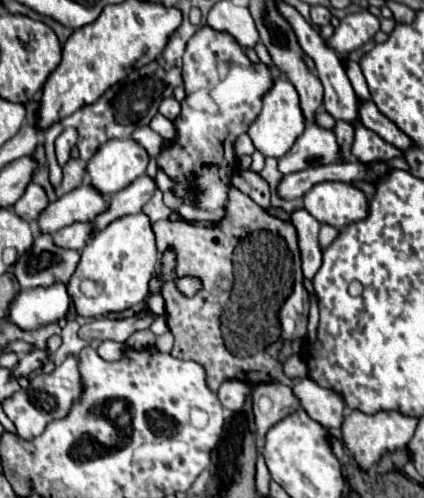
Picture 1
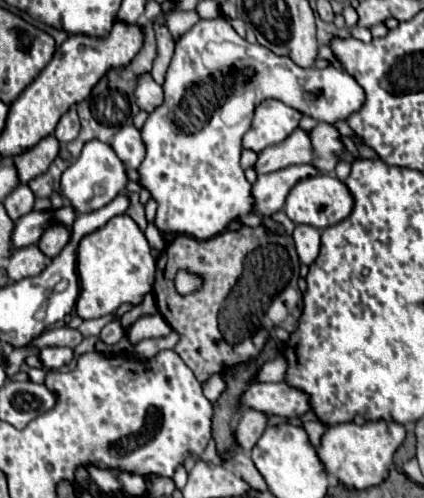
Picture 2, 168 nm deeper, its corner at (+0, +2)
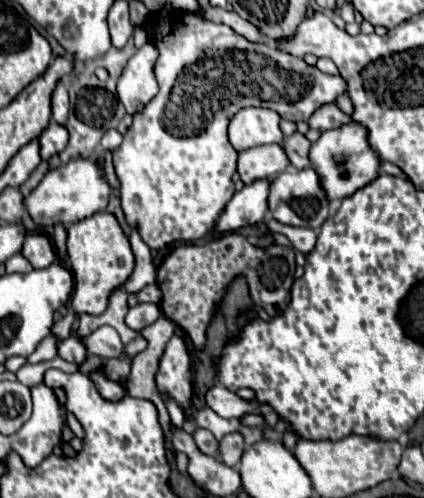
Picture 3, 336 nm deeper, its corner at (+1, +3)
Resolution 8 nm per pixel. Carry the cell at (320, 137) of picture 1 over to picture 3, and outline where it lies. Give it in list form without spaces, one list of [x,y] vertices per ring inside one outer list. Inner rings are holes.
[[[264,144],[238,154],[236,172],[244,184],[270,180],[288,168],[288,158],[280,144]]]

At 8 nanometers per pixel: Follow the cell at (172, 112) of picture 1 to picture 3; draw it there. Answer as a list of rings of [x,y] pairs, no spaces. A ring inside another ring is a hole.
[[[146,42],[124,66],[116,90],[128,114],[136,114],[156,96],[158,92],[158,84],[154,78],[156,58],[158,58],[156,48],[150,42]]]

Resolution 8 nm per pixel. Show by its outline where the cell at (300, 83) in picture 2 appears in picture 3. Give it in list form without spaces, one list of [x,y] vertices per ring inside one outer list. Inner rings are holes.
[[[158,12],[148,36],[158,48],[154,72],[160,90],[142,108],[142,112],[136,112],[132,116],[132,126],[118,150],[112,152],[112,162],[120,182],[120,206],[128,226],[136,228],[140,238],[150,248],[160,250],[178,240],[202,240],[206,234],[212,232],[214,222],[232,198],[232,176],[236,172],[238,152],[228,140],[228,124],[240,108],[260,106],[270,108],[278,112],[280,118],[292,122],[308,120],[322,104],[336,102],[336,98],[346,92],[346,82],[340,76],[330,76],[320,72],[316,66],[308,66],[302,58],[294,58],[267,43],[250,42],[232,30],[214,38],[212,32],[206,30],[206,20],[202,14],[168,16],[164,12]],[[234,36],[236,46],[214,48],[214,42]]]

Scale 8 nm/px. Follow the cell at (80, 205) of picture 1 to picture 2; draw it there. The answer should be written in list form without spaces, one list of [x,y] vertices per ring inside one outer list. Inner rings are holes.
[[[63,205],[59,209],[47,209],[47,211],[31,211],[15,223],[15,231],[11,237],[13,249],[35,245],[41,239],[41,233],[53,223],[63,223],[71,227],[75,219],[77,213],[73,213],[71,205]]]

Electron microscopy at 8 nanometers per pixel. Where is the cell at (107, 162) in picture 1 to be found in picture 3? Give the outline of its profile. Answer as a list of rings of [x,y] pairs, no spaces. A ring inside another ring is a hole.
[[[74,158],[66,166],[50,170],[40,184],[28,196],[24,196],[24,208],[36,226],[68,226],[96,212],[104,212],[108,206],[108,196],[110,184],[104,180],[104,168],[96,160]]]

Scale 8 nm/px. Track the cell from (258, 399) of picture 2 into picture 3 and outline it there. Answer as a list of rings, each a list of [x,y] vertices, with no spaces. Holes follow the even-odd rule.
[[[214,384],[206,392],[206,404],[210,410],[214,410],[222,418],[242,418],[242,414],[254,412],[264,416],[264,420],[274,426],[278,422],[278,414],[268,406],[268,404],[258,404],[258,402],[246,402],[238,398],[234,392],[224,388],[222,384]]]

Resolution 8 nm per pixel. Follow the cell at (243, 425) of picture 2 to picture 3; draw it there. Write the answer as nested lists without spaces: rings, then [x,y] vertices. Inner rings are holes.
[[[228,434],[220,440],[218,450],[220,450],[220,460],[228,466],[234,466],[234,462],[238,464],[238,460],[242,458],[244,438],[240,434]]]

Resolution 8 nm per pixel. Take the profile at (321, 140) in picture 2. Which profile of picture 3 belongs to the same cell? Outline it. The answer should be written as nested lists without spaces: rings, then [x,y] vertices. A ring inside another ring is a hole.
[[[294,132],[292,136],[286,136],[280,146],[284,148],[290,164],[298,170],[302,168],[308,168],[310,166],[310,160],[308,160],[308,150],[310,150],[310,142],[306,140],[304,134],[300,132]]]

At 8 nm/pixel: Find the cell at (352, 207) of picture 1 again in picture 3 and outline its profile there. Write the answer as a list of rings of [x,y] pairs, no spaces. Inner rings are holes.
[[[304,168],[296,172],[282,172],[272,178],[270,194],[268,194],[268,210],[274,220],[288,226],[308,226],[312,230],[320,230],[322,222],[328,218],[328,200],[324,190],[320,188],[320,178],[314,168]]]

